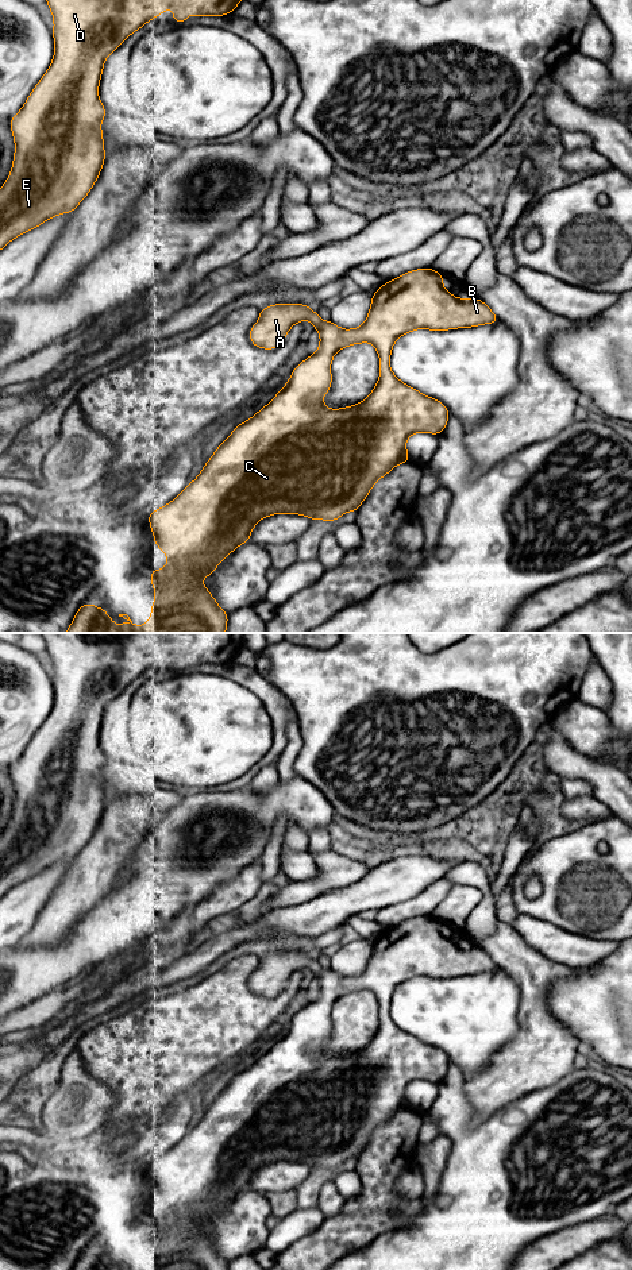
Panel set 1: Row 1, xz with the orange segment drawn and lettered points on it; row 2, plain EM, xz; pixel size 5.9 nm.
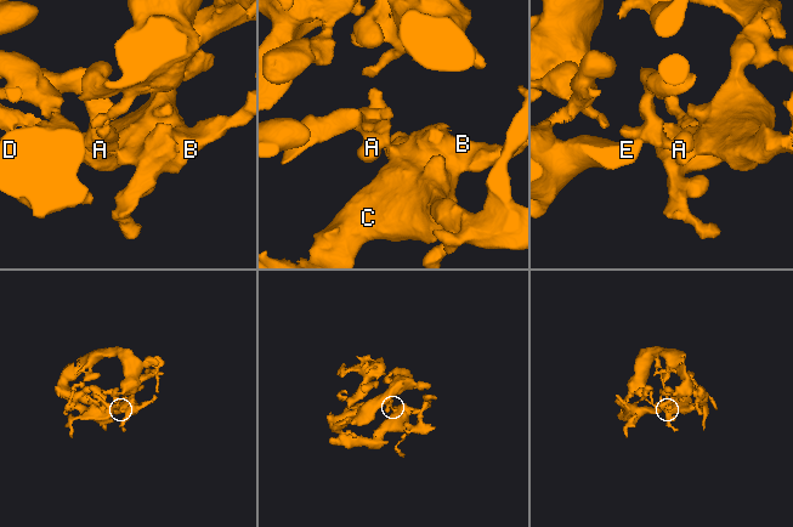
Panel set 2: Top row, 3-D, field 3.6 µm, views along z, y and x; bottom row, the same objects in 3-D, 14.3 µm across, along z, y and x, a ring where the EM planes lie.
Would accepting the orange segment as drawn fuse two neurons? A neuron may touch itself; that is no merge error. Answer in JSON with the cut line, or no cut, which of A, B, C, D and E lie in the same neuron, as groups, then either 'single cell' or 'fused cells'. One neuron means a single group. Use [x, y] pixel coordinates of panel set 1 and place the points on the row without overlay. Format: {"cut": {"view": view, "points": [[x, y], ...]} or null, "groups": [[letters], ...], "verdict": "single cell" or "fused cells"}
{"cut": null, "groups": [["A", "B", "C", "D", "E"]], "verdict": "single cell"}

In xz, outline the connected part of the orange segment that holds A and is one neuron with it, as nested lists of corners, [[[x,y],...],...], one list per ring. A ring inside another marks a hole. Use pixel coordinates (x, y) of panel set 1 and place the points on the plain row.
[[[427,915],[408,919],[385,930],[371,943],[366,969],[358,976],[343,977],[331,968],[324,969],[305,951],[274,951],[259,958],[259,966],[248,981],[250,989],[258,996],[275,997],[285,989],[289,977],[304,968],[309,968],[320,983],[320,993],[316,1000],[294,1015],[286,1032],[267,1053],[247,1069],[236,1073],[193,1130],[167,1153],[149,1159],[154,1190],[167,1204],[167,1213],[161,1217],[150,1217],[150,1230],[157,1246],[151,1251],[147,1270],[228,1270],[228,1262],[203,1234],[203,1225],[211,1224],[236,1194],[248,1190],[254,1174],[262,1166],[285,1161],[334,1170],[347,1159],[357,1159],[382,1124],[396,1113],[411,1109],[406,1100],[409,1084],[419,1080],[438,1084],[446,1077],[450,1064],[447,1054],[405,1032],[390,1018],[392,996],[398,985],[416,977],[450,978],[500,970],[500,966],[483,949],[477,945],[456,946],[444,937],[443,922]],[[361,991],[371,991],[375,995],[379,1003],[379,1027],[362,1050],[328,1057],[323,1051],[323,1045],[332,1032],[332,1005],[342,996]]]

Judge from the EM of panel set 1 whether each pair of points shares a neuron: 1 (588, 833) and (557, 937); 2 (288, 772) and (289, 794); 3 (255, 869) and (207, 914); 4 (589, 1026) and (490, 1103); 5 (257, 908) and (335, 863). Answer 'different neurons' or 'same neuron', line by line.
1: different neurons
2: different neurons
3: same neuron
4: different neurons
5: same neuron

